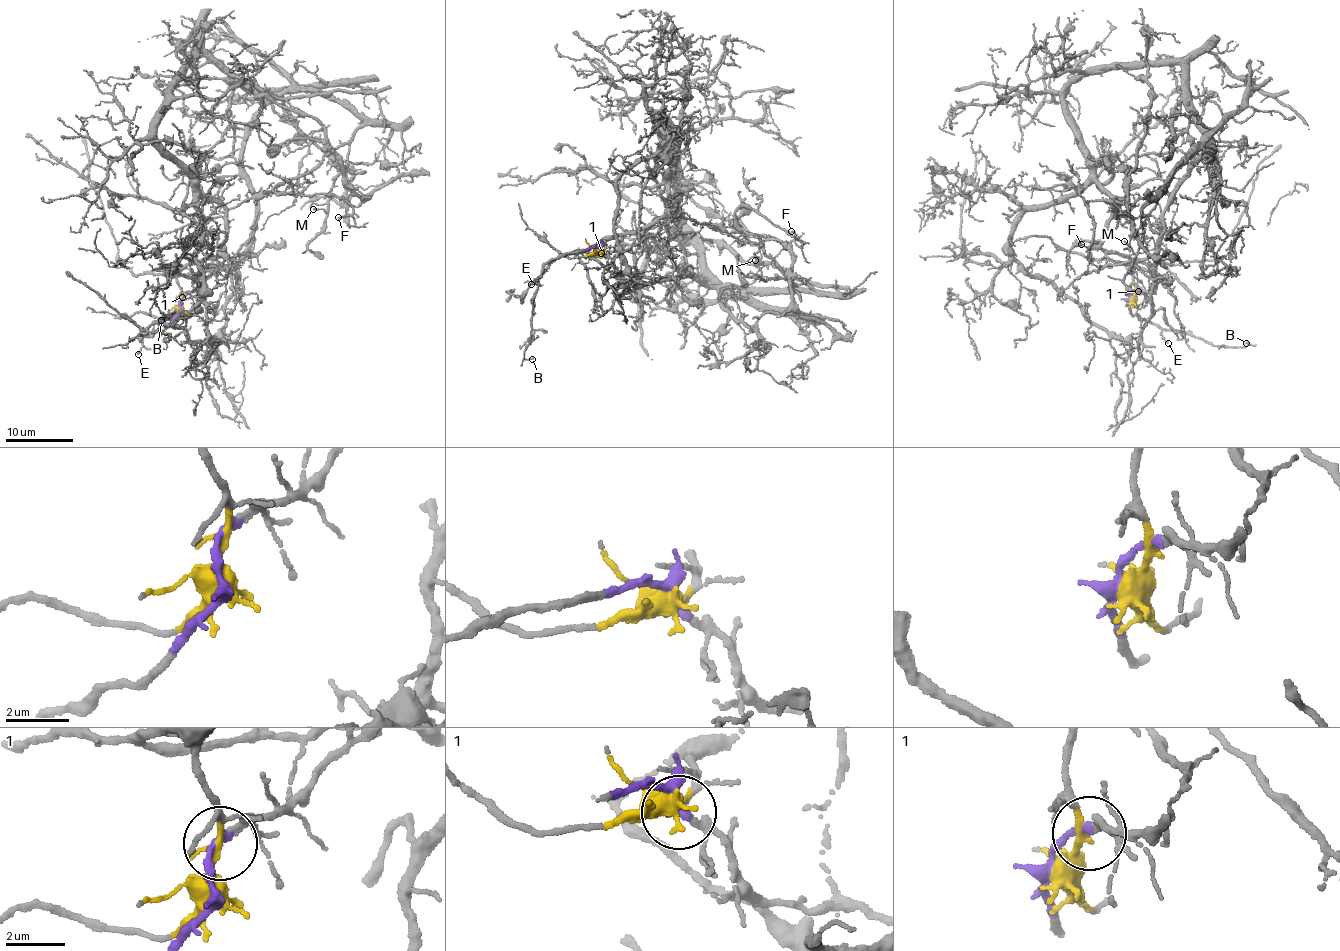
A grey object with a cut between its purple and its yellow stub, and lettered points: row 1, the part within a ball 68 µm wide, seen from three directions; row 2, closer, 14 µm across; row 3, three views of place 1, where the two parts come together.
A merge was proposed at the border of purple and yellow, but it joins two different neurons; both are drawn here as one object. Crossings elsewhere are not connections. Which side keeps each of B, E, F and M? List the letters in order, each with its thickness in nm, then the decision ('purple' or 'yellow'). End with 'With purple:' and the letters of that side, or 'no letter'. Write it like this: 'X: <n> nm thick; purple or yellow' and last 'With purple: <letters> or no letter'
B: 110 nm thick; purple
E: 110 nm thick; purple
F: 120 nm thick; purple
M: 120 nm thick; purple
With purple: B, E, F, M

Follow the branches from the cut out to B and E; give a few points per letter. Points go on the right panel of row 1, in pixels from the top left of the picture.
B: (1129, 300), (1127, 305), (1131, 314), (1167, 330), (1194, 334), (1213, 344), (1230, 347), (1248, 344), (1245, 343)
E: (1129, 300), (1127, 305), (1131, 314), (1157, 325), (1168, 343)

